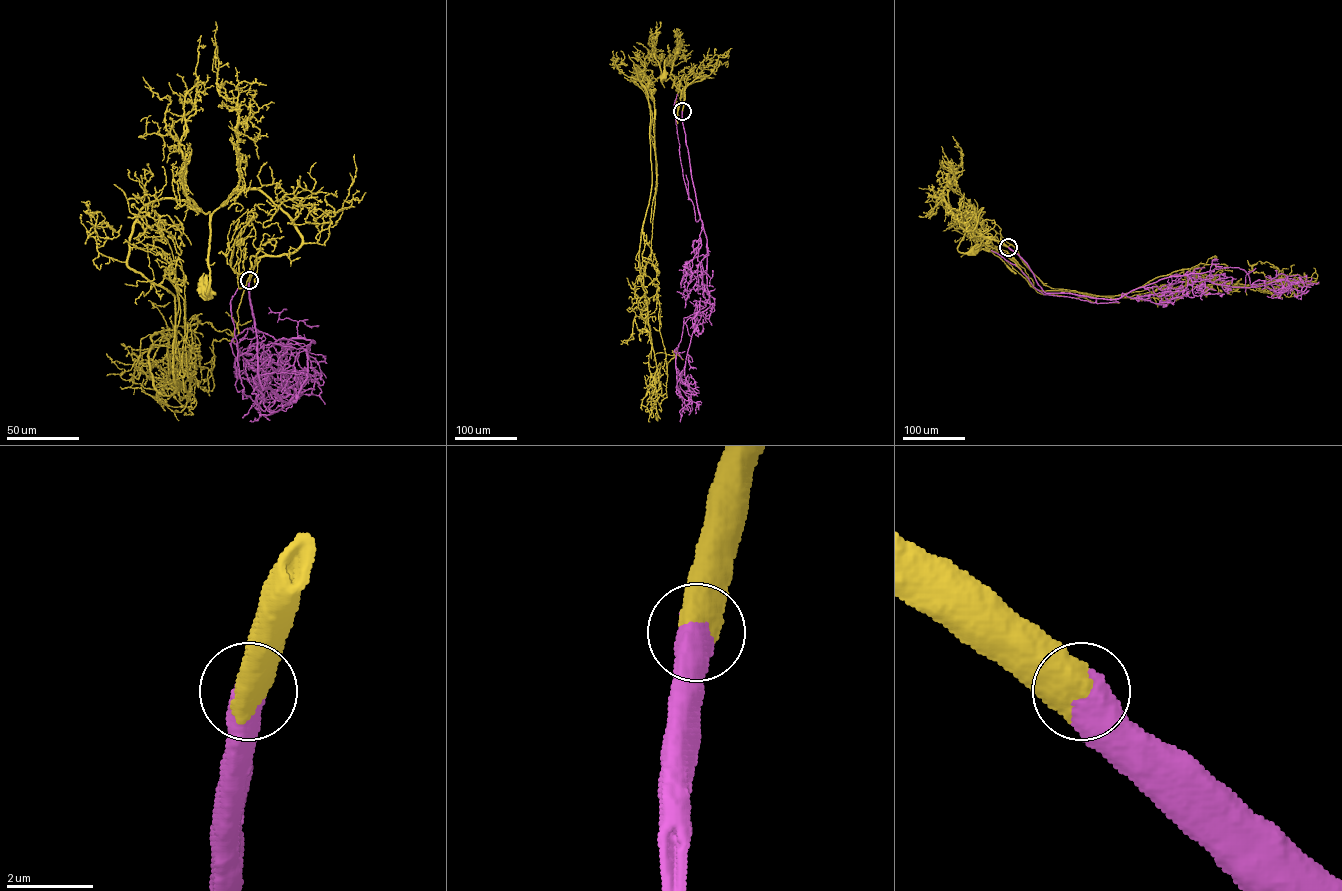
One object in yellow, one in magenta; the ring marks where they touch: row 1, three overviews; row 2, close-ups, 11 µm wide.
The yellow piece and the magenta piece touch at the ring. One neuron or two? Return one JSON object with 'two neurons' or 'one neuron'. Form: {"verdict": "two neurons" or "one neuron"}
{"verdict": "one neuron"}

